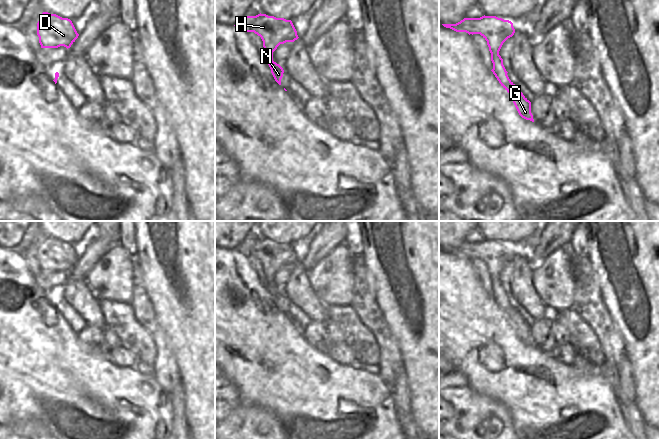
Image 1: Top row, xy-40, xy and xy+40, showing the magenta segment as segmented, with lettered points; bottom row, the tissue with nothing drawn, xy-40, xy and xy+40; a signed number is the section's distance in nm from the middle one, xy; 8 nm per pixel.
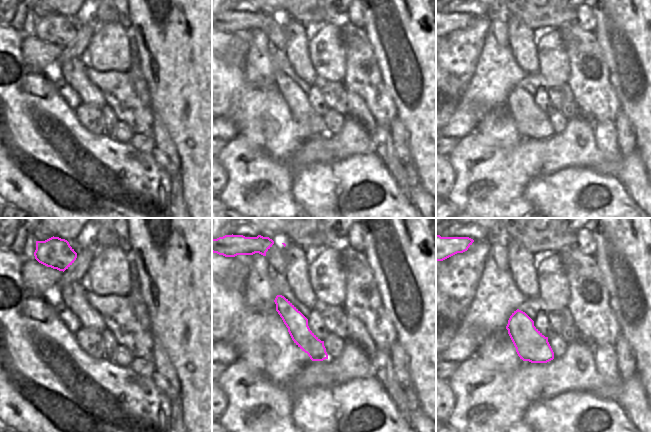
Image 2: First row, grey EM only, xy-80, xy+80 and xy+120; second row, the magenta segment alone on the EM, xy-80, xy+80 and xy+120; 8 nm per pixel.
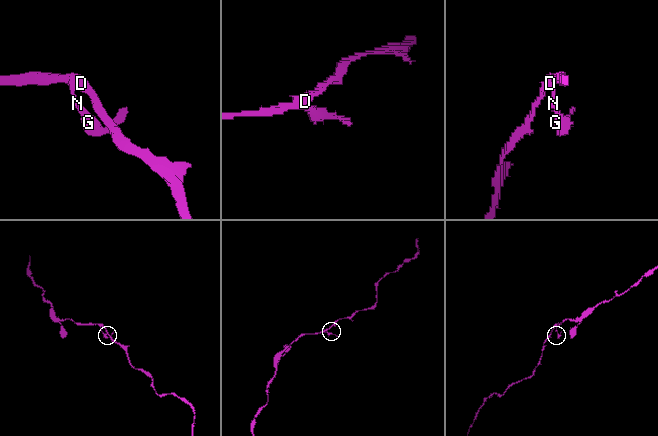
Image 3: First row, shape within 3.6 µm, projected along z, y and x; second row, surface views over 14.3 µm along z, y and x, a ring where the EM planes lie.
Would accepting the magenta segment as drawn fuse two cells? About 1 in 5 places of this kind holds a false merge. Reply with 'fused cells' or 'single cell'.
fused cells

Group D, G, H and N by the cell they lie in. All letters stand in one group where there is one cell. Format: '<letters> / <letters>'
D H / G N

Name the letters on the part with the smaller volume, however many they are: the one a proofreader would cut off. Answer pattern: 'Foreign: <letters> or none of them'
Foreign: G, N

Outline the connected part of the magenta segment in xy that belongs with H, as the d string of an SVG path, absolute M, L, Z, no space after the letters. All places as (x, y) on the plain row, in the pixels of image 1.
M261 237L256 240L244 240L234 250L260 260L267 283L280 268L294 266L299 262L291 244Z

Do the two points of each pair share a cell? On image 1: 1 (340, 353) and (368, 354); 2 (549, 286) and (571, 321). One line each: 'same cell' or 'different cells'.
1: different cells
2: different cells

